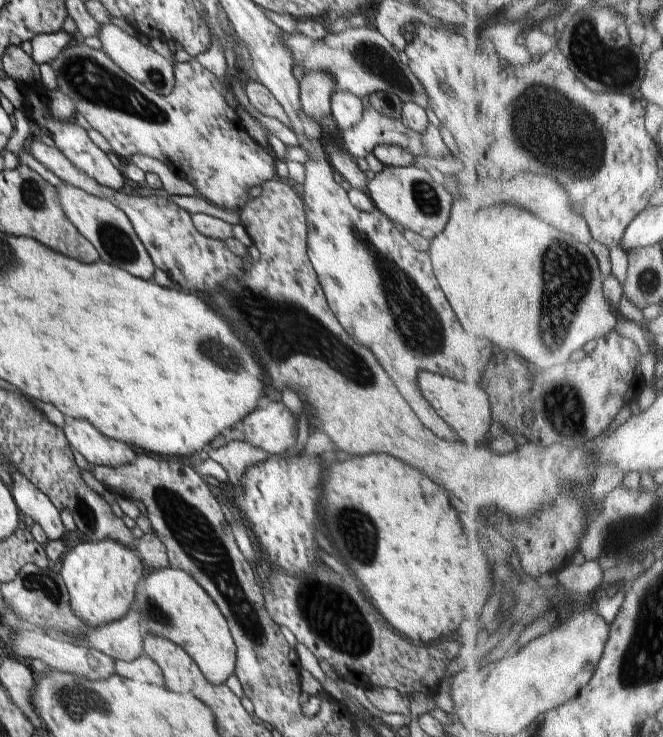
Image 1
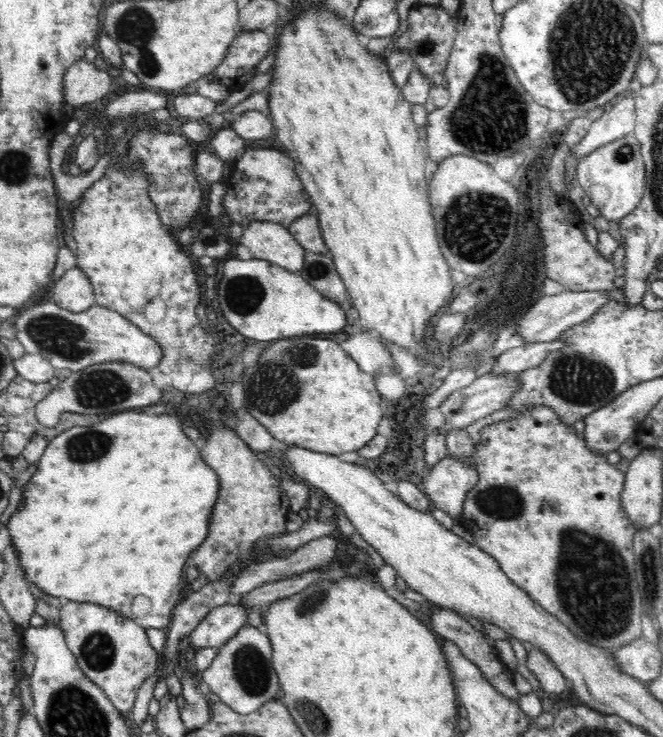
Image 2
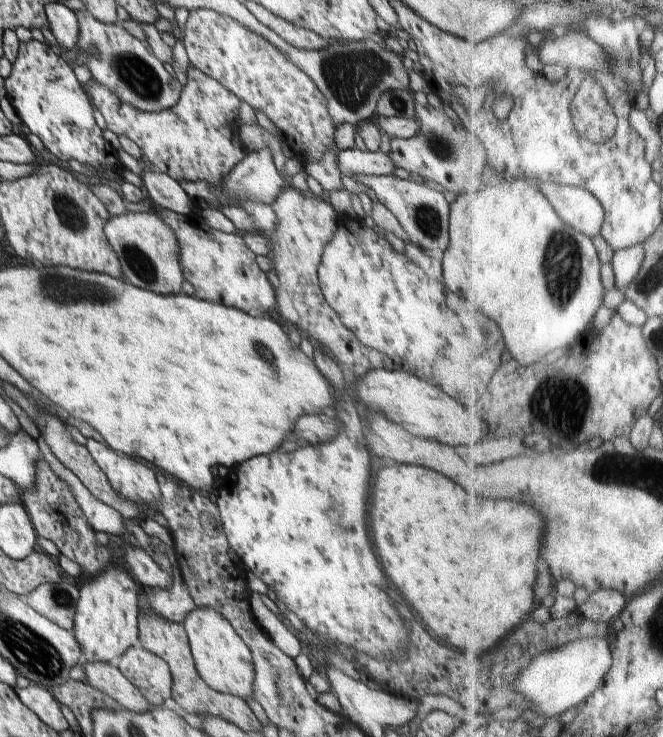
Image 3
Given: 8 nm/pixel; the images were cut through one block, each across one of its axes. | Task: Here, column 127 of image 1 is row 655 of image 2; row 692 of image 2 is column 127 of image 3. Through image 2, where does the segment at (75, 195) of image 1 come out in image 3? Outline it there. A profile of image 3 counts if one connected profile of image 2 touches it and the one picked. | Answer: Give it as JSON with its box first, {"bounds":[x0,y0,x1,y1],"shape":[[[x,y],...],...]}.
{"bounds":[104,211,185,294],"shape":[[[156,211],[111,216],[104,232],[118,255],[125,280],[156,294],[180,293],[185,278],[181,267],[179,240],[174,230],[167,226]]]}

